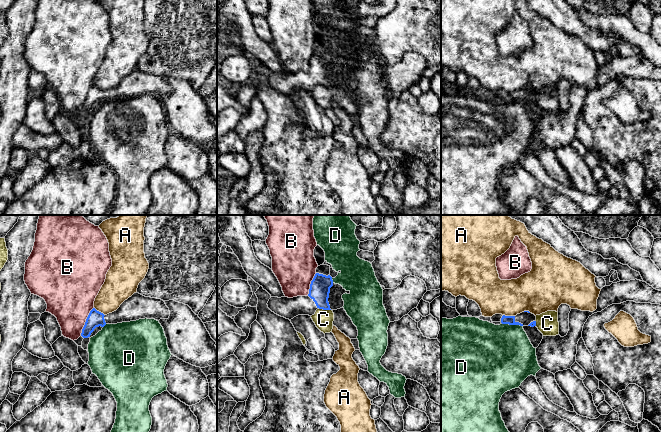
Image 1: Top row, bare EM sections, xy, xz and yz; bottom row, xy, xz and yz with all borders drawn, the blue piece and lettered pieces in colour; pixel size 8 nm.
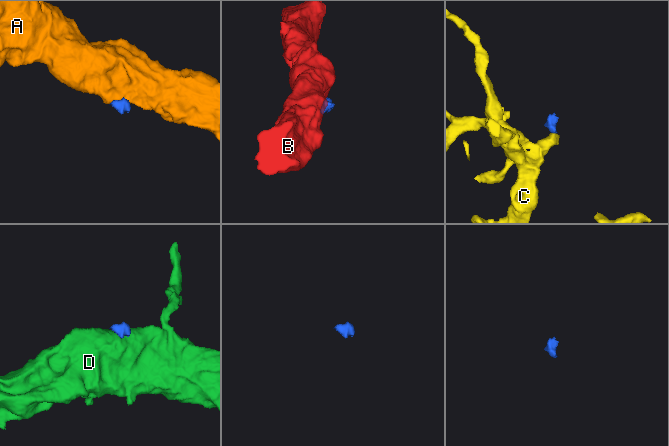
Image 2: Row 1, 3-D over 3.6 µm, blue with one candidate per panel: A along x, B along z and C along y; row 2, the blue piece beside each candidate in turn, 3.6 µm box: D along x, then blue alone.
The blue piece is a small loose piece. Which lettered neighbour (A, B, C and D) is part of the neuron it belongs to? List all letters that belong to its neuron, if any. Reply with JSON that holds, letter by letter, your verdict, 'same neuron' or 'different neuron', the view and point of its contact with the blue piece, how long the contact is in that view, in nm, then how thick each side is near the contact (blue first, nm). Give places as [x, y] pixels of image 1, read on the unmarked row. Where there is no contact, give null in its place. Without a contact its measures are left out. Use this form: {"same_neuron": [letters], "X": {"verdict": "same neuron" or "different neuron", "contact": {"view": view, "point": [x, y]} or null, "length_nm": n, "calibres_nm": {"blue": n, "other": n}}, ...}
{"same_neuron": [], "A": {"verdict": "different neuron", "contact": {"view": "yz", "point": [509, 92]}, "length_nm": 100, "calibres_nm": {"blue": 70, "other": 300}}, "B": {"verdict": "different neuron", "contact": {"view": "xy", "point": [86, 97]}, "length_nm": 260, "calibres_nm": {"blue": 130, "other": 400}}, "C": {"verdict": "different neuron", "contact": {"view": "xz", "point": [324, 85]}, "length_nm": 110, "calibres_nm": {"blue": 160, "other": 160}}, "D": {"verdict": "different neuron", "contact": {"view": "yz", "point": [512, 100]}, "length_nm": 170, "calibres_nm": {"blue": 70, "other": 460}}}

